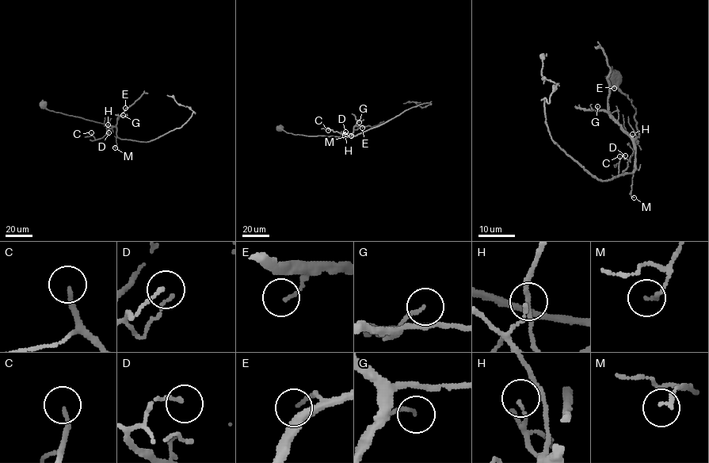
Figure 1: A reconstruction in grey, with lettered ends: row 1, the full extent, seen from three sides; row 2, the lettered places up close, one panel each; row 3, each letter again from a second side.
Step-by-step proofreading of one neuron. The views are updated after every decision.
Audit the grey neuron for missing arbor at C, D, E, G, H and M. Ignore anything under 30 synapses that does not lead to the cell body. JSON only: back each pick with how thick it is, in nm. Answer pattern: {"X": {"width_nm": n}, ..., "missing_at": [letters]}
{"missing_at": []}

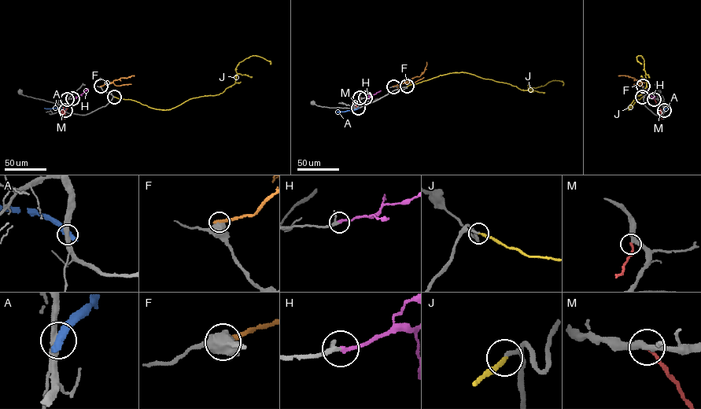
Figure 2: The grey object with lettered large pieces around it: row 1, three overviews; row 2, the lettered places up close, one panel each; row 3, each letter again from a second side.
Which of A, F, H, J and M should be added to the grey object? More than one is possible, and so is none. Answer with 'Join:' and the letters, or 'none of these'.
Join: J

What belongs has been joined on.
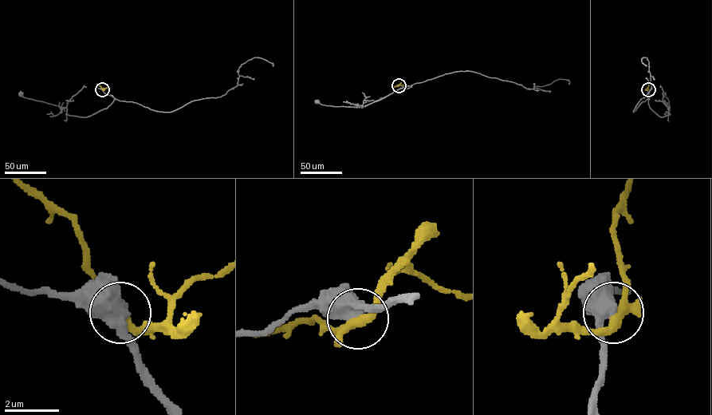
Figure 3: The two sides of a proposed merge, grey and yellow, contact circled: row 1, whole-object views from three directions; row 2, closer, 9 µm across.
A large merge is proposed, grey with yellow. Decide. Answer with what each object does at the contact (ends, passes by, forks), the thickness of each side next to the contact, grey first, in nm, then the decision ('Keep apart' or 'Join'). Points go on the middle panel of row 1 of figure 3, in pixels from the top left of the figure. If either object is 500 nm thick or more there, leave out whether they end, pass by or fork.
Thickness 500 nm (grey) against 280 nm. Keep apart

